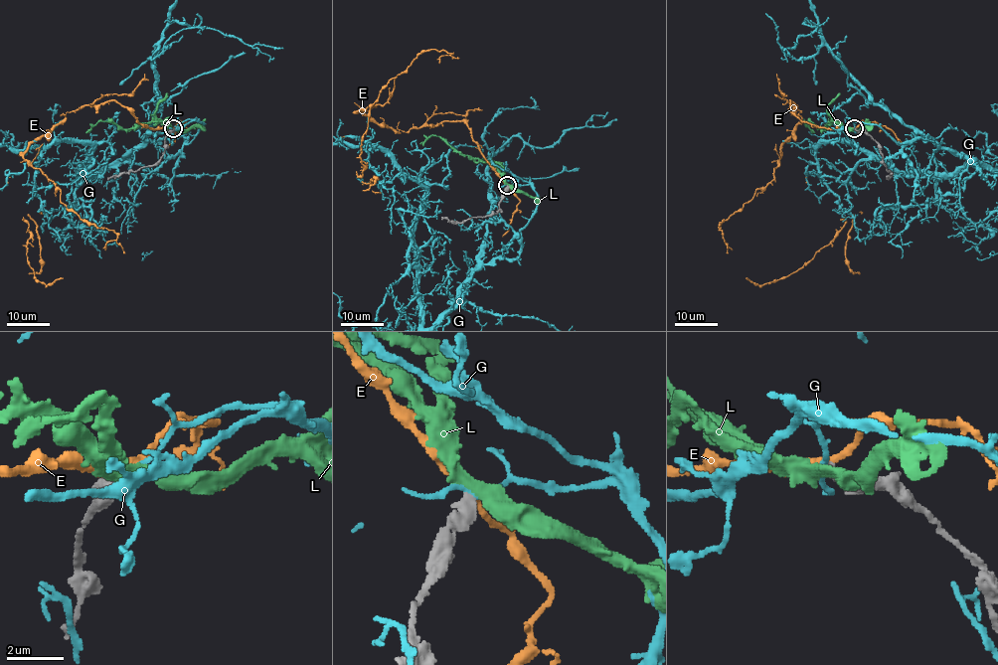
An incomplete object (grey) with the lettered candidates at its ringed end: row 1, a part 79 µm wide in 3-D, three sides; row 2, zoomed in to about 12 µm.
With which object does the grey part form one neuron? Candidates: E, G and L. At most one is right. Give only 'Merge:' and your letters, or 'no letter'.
Merge: L

